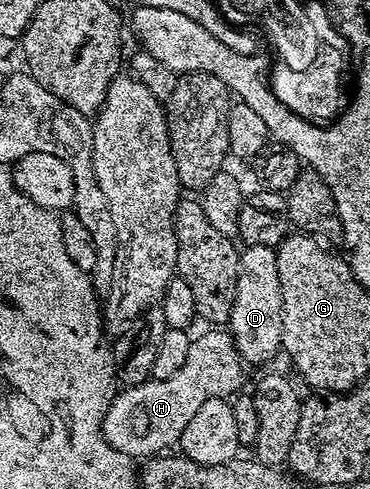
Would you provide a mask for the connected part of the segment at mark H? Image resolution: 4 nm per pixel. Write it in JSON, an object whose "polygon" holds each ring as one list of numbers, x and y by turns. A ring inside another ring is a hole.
{"polygon":[[206,331,203,337,195,336,191,340,188,347,188,359,184,359,184,367,180,367,180,371,176,371,176,375,172,375,172,379,164,381,149,380,143,385,126,387,117,394,116,411,118,407,118,441,116,448,124,455,135,459,153,459,159,455,165,454,167,451,181,442,184,435,184,427,188,427,188,422,192,420,192,415,196,415,196,411,200,411,200,407,204,407,204,403,208,403,208,399,229,398,229,393,237,394,238,388,242,385,242,371,240,366,240,358,234,347,233,340,226,331]]}

